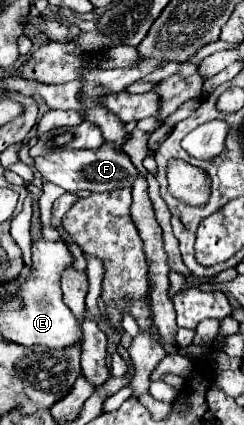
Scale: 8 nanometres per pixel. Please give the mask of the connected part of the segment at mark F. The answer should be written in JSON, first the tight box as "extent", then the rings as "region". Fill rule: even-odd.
{"extent":[36,140,138,192],"region":[[[108,140],[96,150],[60,150],[60,152],[50,152],[46,156],[38,156],[36,166],[48,182],[74,192],[80,192],[80,190],[112,192],[112,190],[132,188],[132,182],[138,176],[130,156],[118,150],[116,144]]]}

